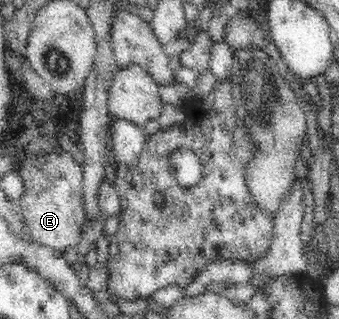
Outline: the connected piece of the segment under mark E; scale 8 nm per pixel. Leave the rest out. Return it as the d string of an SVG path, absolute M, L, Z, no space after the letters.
M67 147L64 149L66 149L66 154L62 155L24 157L16 169L22 175L25 184L24 194L18 201L18 212L24 220L28 238L40 246L54 249L58 254L63 253L70 246L77 246L87 220L82 188L83 167L72 157Z

